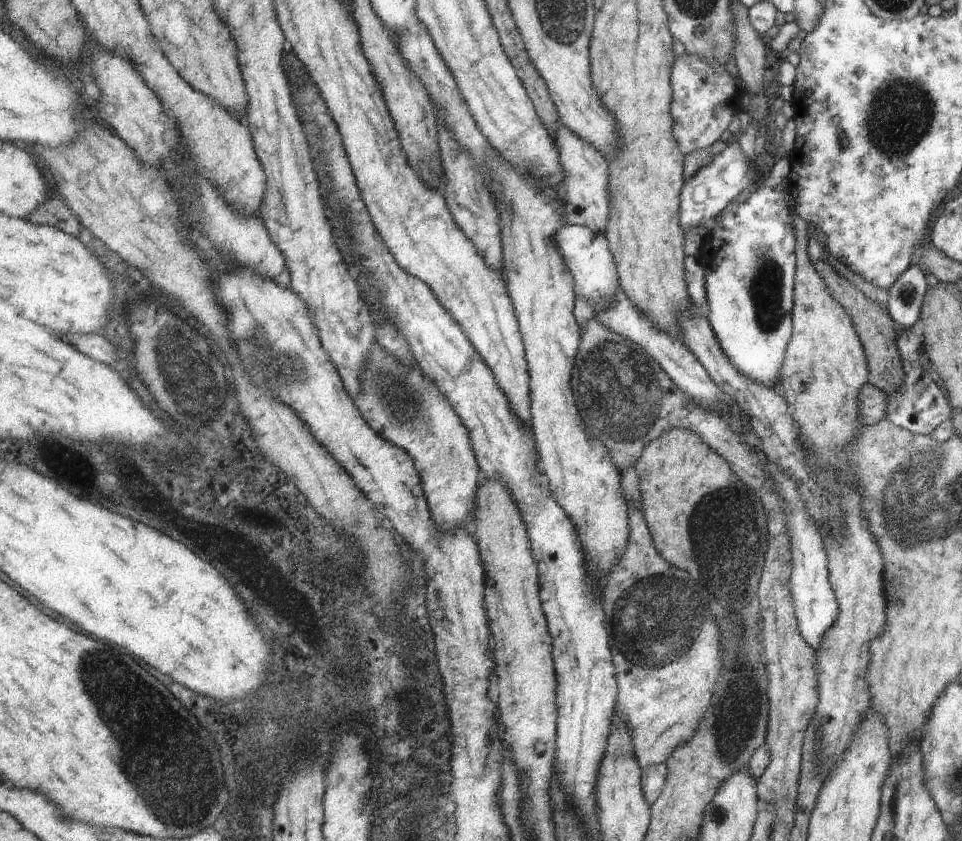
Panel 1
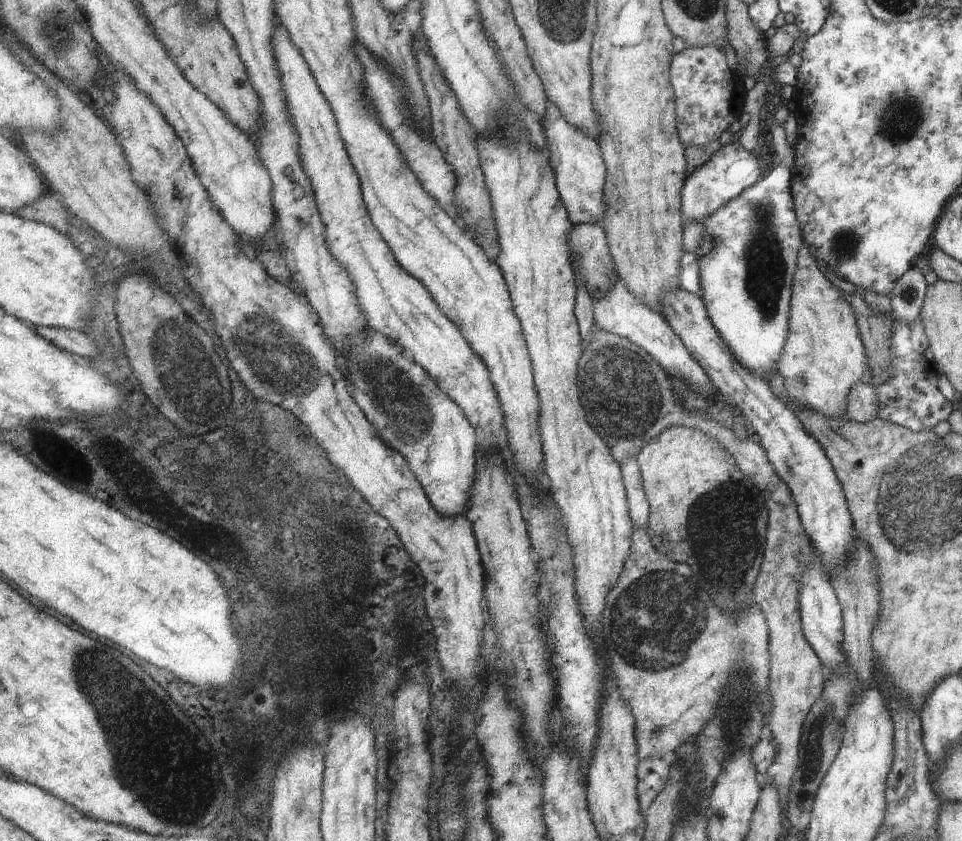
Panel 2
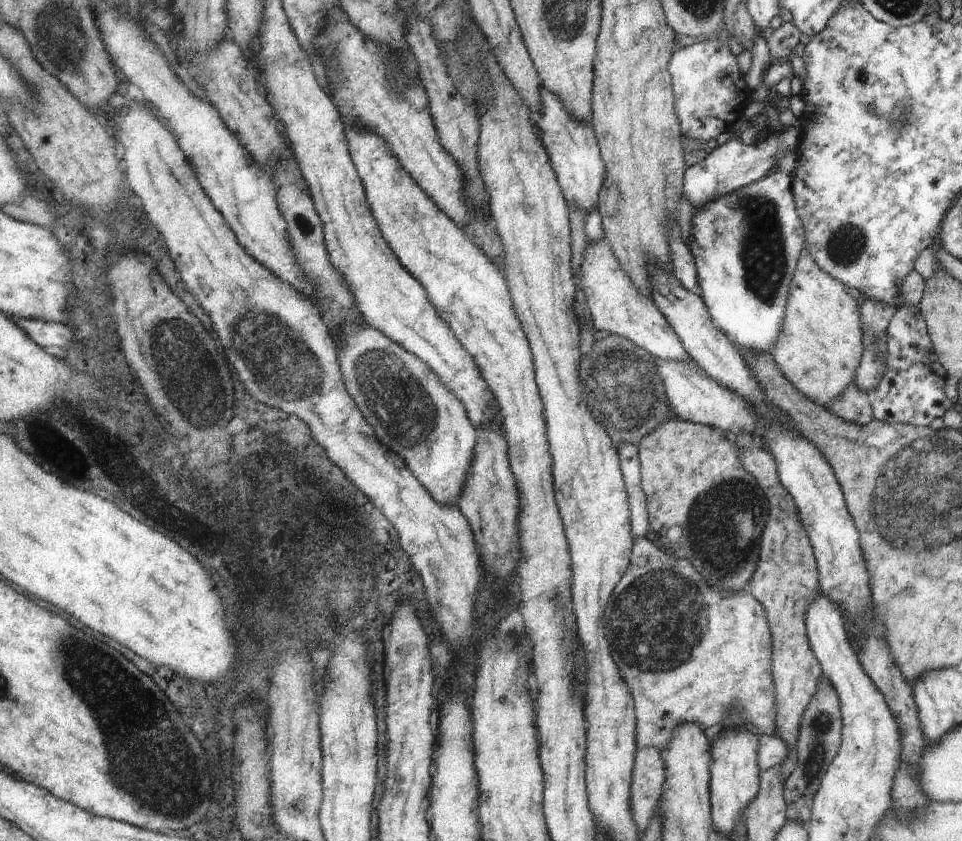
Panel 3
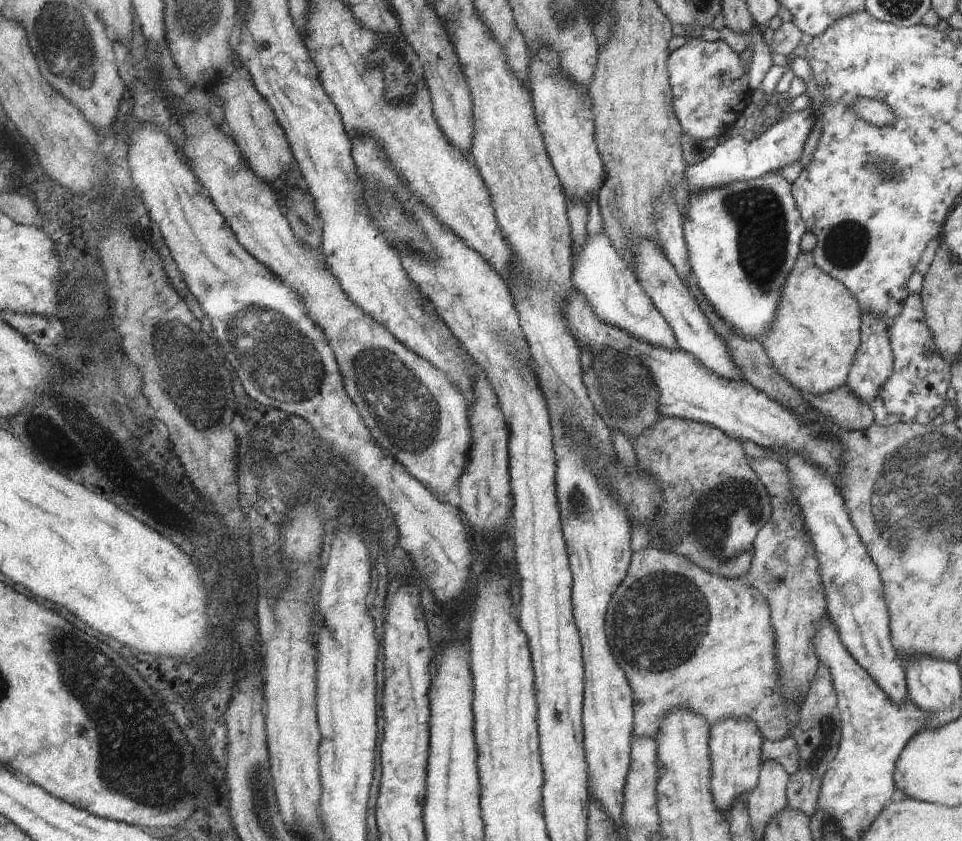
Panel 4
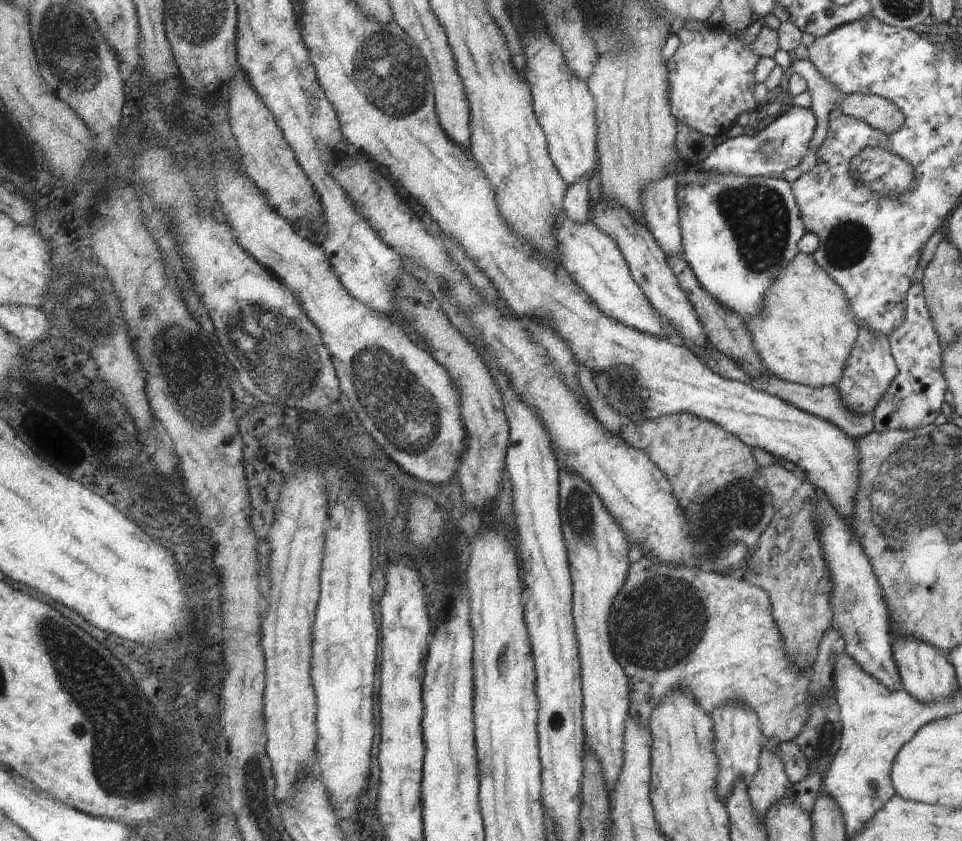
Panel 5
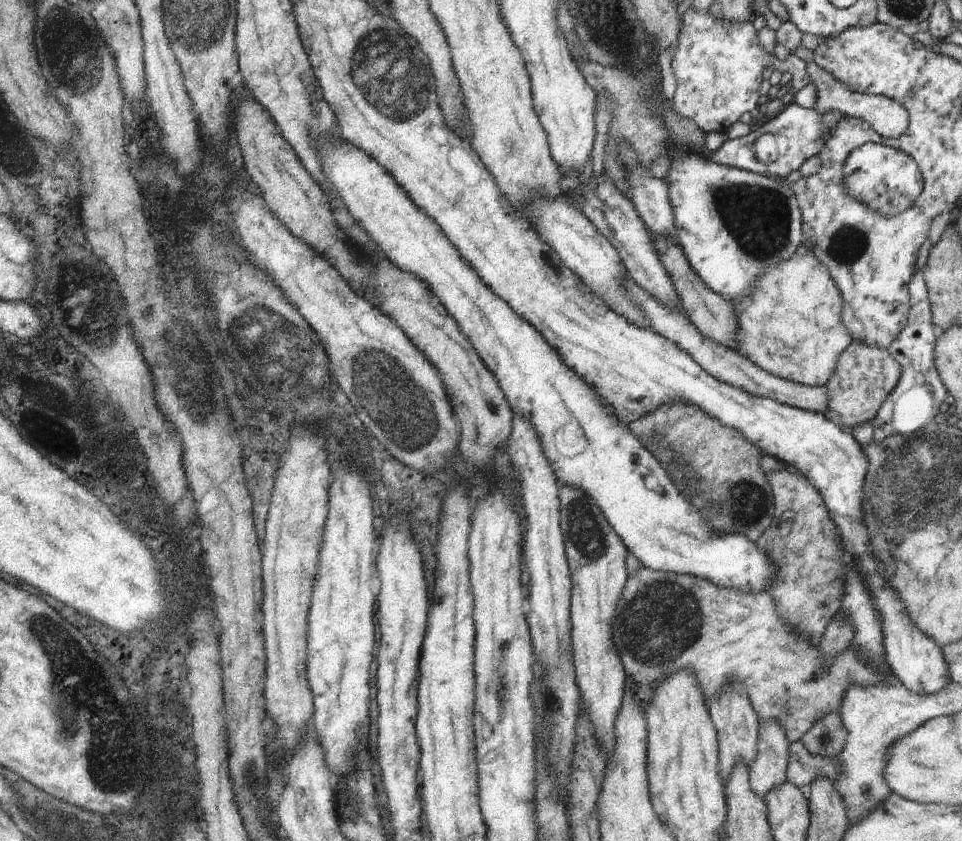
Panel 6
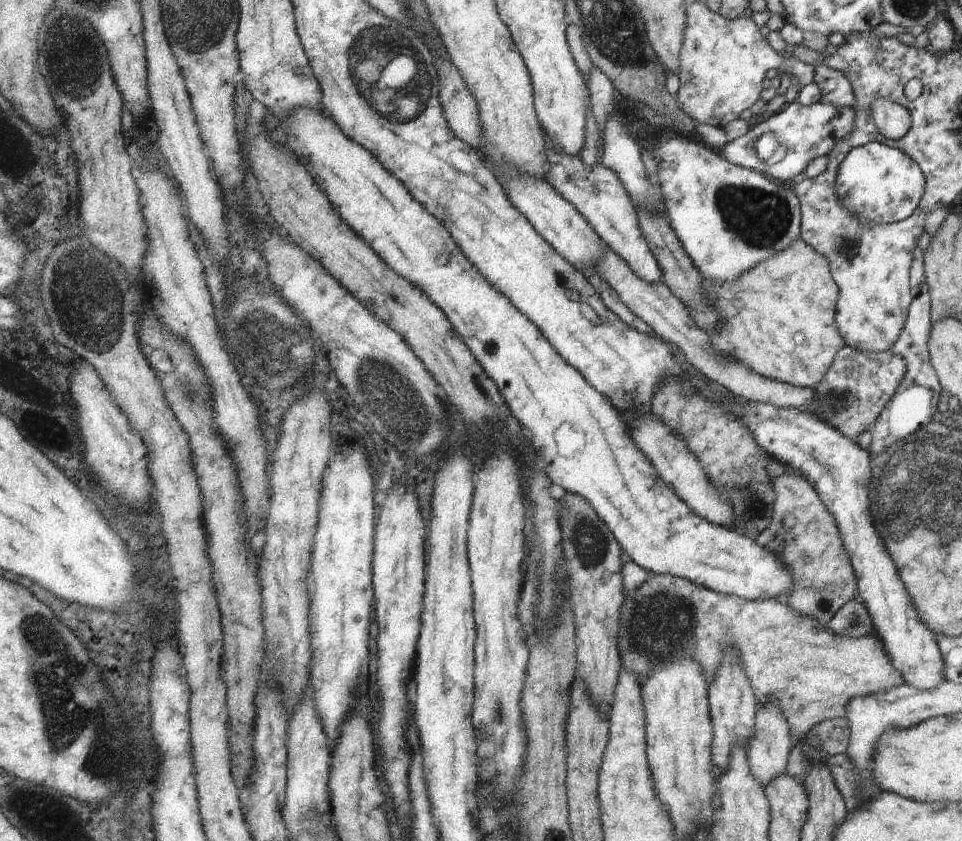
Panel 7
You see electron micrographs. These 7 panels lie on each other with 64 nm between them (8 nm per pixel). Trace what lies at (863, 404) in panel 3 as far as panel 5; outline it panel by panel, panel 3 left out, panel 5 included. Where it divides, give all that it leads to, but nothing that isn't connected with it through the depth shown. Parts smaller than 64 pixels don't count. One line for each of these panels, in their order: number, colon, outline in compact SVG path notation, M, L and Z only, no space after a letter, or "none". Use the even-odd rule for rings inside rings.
4: M847 384L841 386L839 390L827 392L823 396L813 396L813 394L803 394L803 400L807 406L819 414L823 414L829 422L843 426L845 430L857 432L869 428L873 420L873 412L869 404L859 400Z
5: M693 350L695 356L711 370L715 372L717 376L721 376L723 380L737 380L737 382L743 382L743 384L749 384L753 386L755 390L761 390L769 396L775 396L779 400L783 400L785 404L805 412L805 414L811 414L831 426L835 426L841 434L845 434L847 438L853 438L853 436L863 436L867 432L873 430L873 414L871 412L853 412L849 410L843 400L841 400L841 394L839 394L839 388L837 386L827 386L827 388L817 388L817 390L811 390L811 388L805 388L805 386L797 386L797 384L785 384L777 378L757 378L757 380L749 380L745 376L745 372L741 372L741 368L737 368L733 362L729 362L725 356L721 356L719 352L713 352L713 350Z

